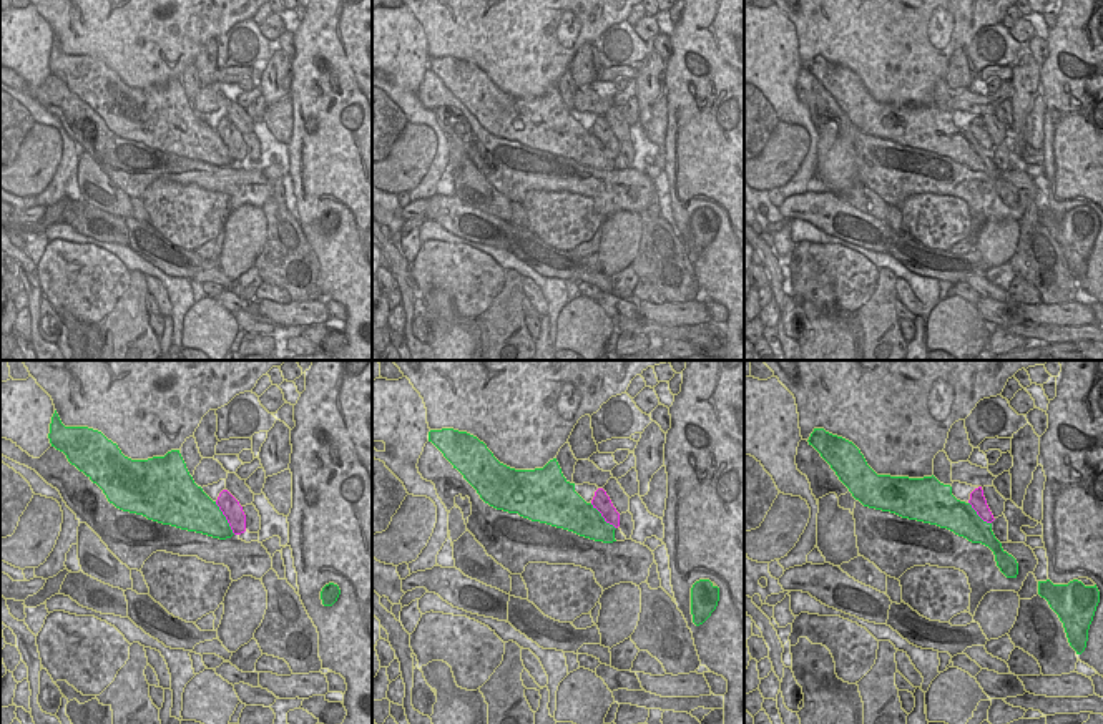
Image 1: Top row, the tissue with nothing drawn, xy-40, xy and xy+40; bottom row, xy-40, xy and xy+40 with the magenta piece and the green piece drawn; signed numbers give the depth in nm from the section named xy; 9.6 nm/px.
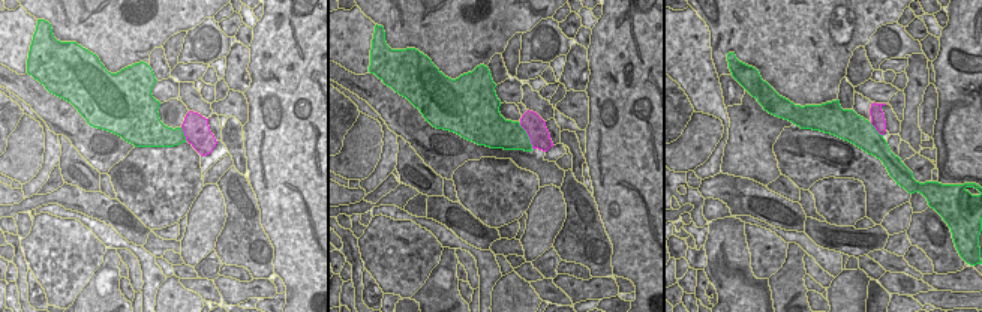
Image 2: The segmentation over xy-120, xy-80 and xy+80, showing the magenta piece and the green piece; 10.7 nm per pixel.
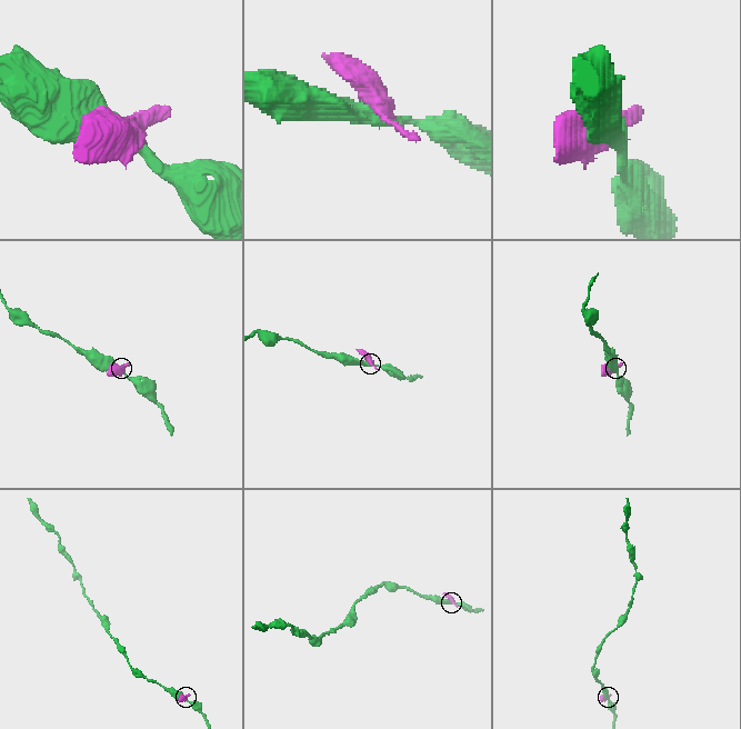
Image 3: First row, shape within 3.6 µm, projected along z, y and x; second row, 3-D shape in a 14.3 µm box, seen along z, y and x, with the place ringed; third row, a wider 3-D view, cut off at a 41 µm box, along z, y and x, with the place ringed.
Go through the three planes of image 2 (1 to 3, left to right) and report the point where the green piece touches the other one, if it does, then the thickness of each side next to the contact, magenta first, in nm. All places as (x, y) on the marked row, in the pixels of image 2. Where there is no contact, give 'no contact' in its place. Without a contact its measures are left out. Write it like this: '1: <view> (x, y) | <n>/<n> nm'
1: xy-120 (185, 134) | 280/240 nm
2: xy-80 (528, 135) | 220/320 nm
3: xy+80 (876, 129) | 160/300 nm

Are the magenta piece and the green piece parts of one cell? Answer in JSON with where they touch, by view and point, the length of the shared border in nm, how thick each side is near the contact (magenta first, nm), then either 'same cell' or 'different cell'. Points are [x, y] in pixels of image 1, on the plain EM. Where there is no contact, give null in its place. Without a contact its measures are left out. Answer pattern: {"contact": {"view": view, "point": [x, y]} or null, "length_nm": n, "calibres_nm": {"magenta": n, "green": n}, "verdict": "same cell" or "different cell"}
{"contact": {"view": "xy-40", "point": [226, 146]}, "length_nm": 380, "calibres_nm": {"magenta": 190, "green": 340}, "verdict": "different cell"}

